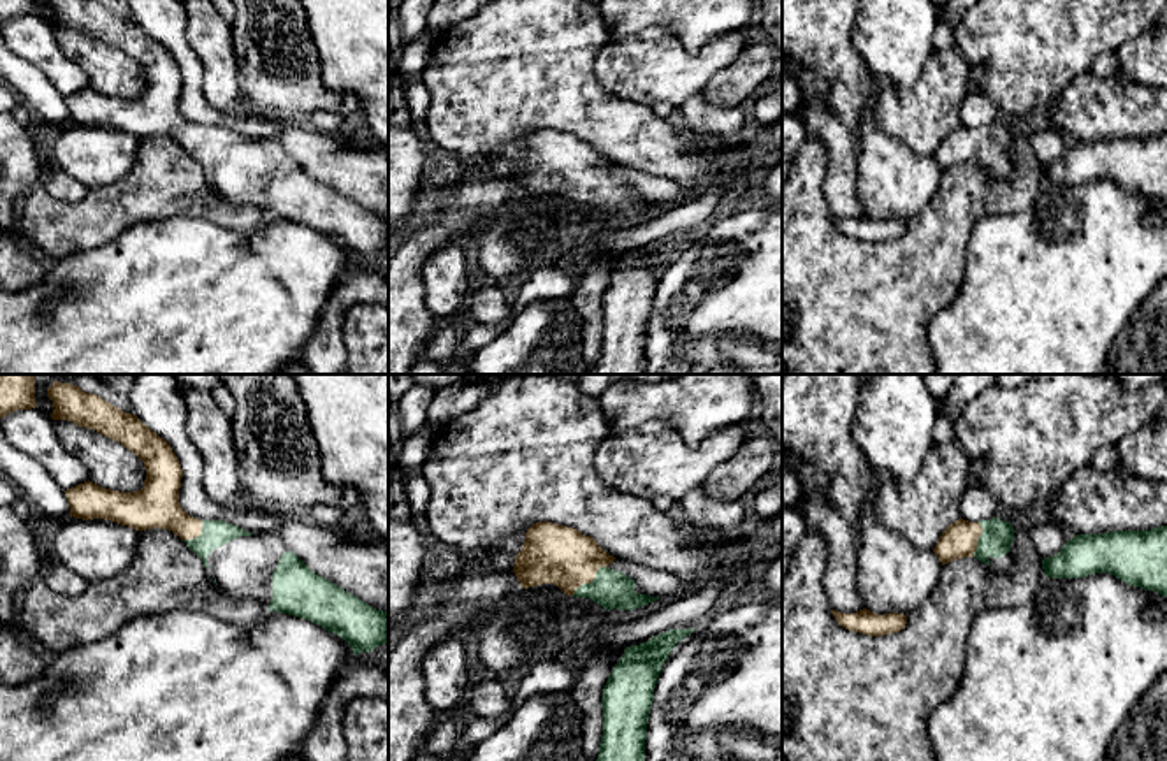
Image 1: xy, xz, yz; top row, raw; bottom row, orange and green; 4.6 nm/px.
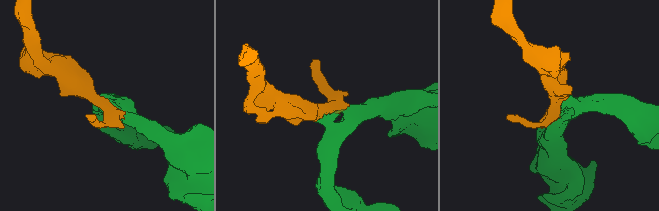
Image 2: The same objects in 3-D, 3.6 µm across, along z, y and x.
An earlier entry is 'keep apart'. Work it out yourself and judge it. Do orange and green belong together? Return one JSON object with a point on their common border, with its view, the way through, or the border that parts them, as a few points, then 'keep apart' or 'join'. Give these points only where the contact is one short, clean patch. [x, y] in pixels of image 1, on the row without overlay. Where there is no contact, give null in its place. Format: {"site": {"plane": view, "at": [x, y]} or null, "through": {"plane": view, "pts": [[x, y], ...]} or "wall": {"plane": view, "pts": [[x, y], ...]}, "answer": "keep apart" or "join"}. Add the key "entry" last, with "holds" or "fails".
{"site": {"plane": "xz", "at": [591, 187]}, "answer": "join", "entry": "fails"}

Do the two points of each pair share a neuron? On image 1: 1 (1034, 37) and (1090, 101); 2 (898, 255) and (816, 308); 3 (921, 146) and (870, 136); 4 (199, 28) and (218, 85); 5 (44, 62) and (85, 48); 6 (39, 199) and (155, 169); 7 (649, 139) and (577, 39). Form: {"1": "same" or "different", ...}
{"1": "different", "2": "same", "3": "different", "4": "same", "5": "different", "6": "same", "7": "same"}

